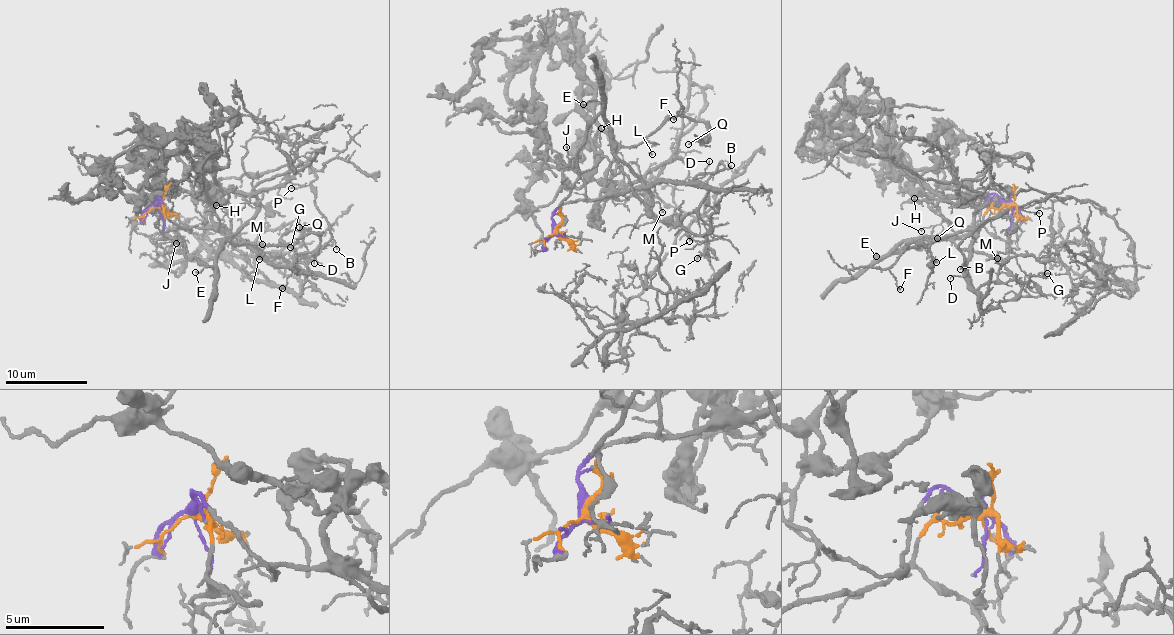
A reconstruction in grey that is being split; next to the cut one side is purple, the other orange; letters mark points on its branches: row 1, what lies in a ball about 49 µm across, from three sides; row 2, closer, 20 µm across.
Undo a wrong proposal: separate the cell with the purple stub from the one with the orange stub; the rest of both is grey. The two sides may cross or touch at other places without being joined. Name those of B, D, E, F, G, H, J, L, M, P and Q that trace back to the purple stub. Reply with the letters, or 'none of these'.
B, D, G, J, P

